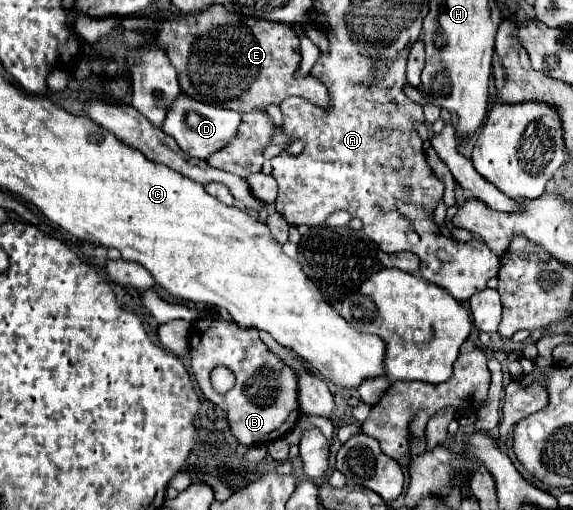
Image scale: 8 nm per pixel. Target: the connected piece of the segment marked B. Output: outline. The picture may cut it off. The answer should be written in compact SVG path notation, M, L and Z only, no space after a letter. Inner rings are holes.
M205 315L193 323L189 355L203 395L227 411L231 431L243 445L267 445L279 437L285 437L295 427L299 419L297 377L275 355L271 355L257 333L243 331L227 319ZM217 365L231 369L235 375L235 385L227 393L217 393L211 385L211 371ZM261 383L267 385L261 387Z

